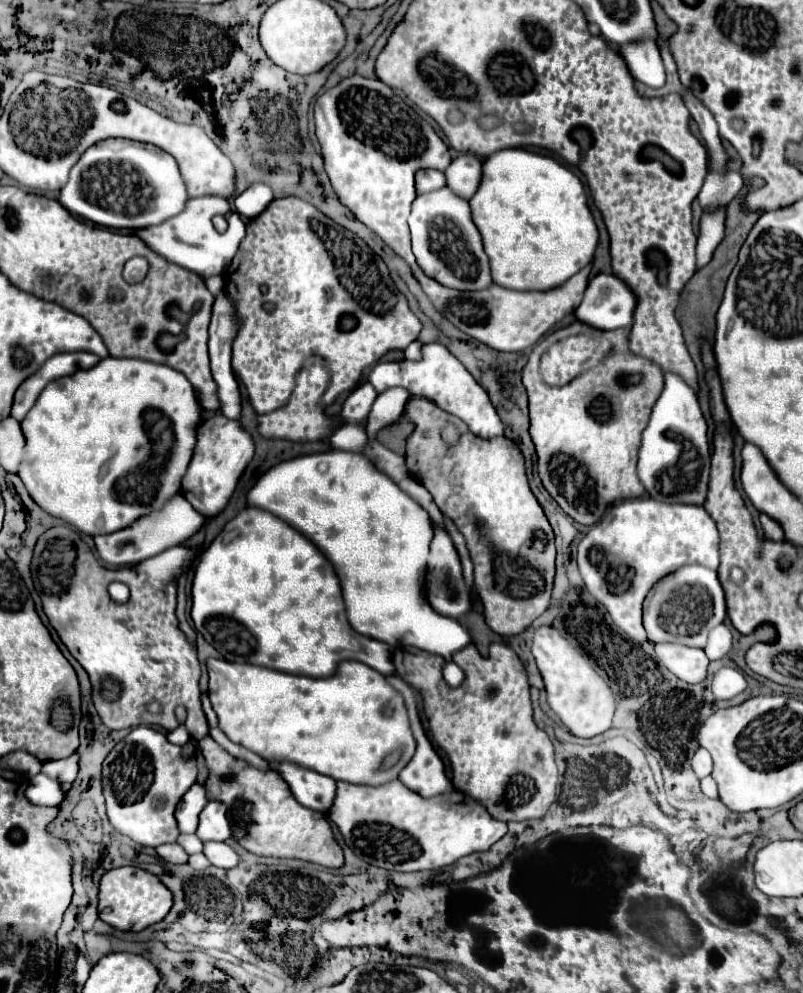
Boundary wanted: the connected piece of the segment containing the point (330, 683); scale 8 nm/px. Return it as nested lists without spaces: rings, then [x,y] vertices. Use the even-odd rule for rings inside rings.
[[[207,659],[207,671],[209,671],[209,697],[207,693],[201,697],[203,699],[203,711],[209,719],[209,723],[213,727],[217,727],[217,717],[219,717],[219,727],[223,729],[223,733],[233,741],[233,743],[239,743],[247,749],[251,749],[253,753],[261,755],[263,759],[267,761],[291,761],[291,763],[297,763],[301,767],[309,767],[321,775],[329,775],[333,777],[335,781],[347,781],[347,783],[363,783],[363,785],[381,785],[381,783],[389,783],[393,779],[399,777],[401,769],[411,761],[411,757],[415,755],[415,739],[413,739],[413,733],[411,733],[411,727],[409,727],[409,717],[407,717],[407,709],[405,709],[405,703],[401,699],[401,693],[397,693],[387,681],[385,677],[379,673],[379,671],[373,671],[371,667],[367,667],[365,663],[359,663],[359,661],[343,661],[339,667],[337,667],[337,673],[331,675],[331,677],[325,677],[325,679],[313,679],[313,677],[303,677],[303,675],[289,675],[289,673],[281,673],[281,671],[275,671],[275,669],[267,669],[267,667],[257,667],[257,665],[249,665],[249,663],[229,663],[229,661],[221,661],[221,659]],[[403,747],[403,757],[401,761],[389,769],[389,771],[379,771],[383,759],[401,749]]]

